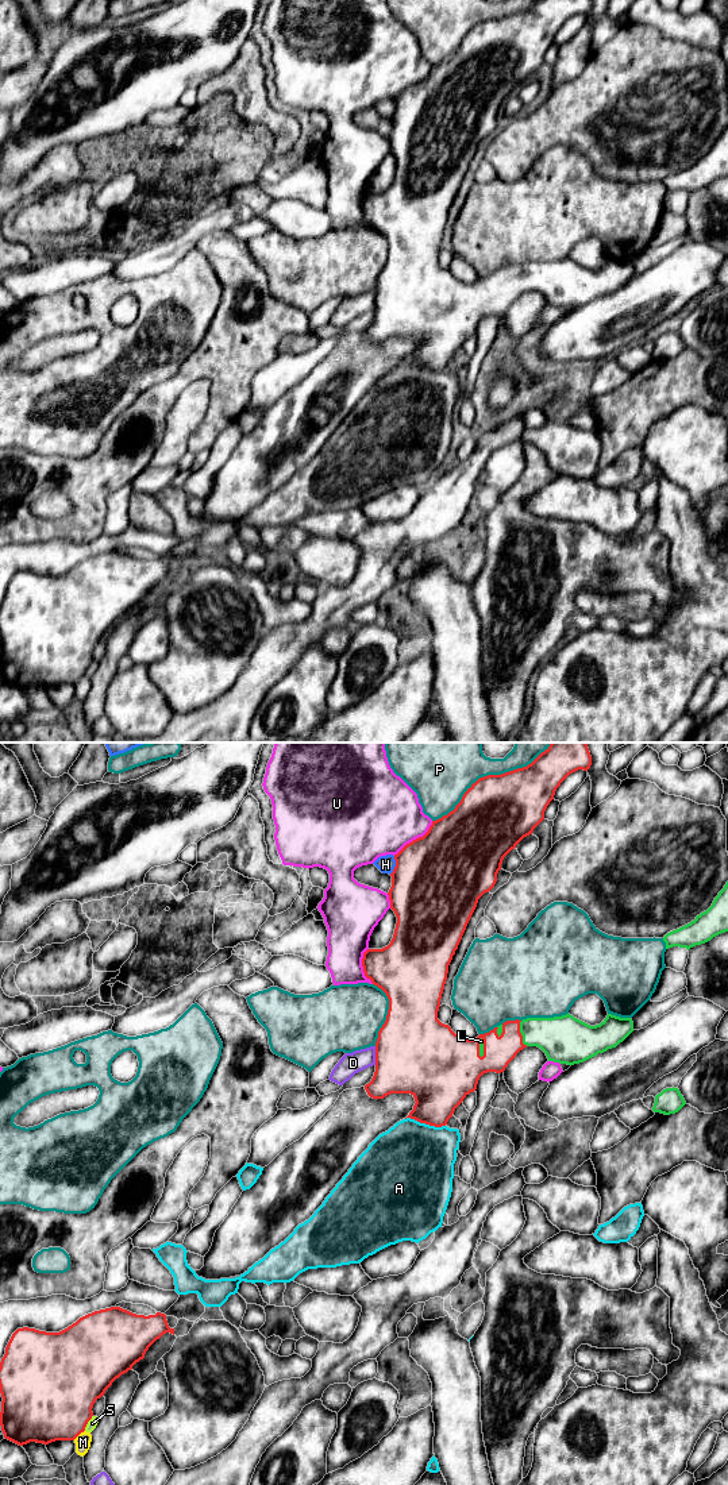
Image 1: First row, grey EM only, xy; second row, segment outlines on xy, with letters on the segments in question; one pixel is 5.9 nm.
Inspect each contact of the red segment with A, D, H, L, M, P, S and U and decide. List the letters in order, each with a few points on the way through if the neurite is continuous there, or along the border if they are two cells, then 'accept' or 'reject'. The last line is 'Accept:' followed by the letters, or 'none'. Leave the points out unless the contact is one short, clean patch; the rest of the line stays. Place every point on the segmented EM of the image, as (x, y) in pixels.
A: reject
D: reject
H: reject
L: across xy (499, 1052), (520, 1034), (551, 1034), (562, 1038) | accept
M: reject
P: reject
S: reject
U: reject
Accept: L

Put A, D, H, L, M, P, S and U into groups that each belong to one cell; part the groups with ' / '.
A / D / H / L / M / P / S / U

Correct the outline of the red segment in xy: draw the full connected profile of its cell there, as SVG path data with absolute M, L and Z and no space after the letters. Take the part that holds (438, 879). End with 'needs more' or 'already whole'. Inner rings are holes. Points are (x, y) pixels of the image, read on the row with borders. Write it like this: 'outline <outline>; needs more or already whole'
outline M551 742L531 764L501 775L479 778L463 794L452 811L432 821L428 832L407 844L394 855L396 867L392 887L388 892L390 909L397 917L393 938L382 949L367 949L362 967L365 976L381 988L389 999L386 1021L378 1031L375 1042L375 1072L365 1085L373 1099L384 1099L390 1094L411 1094L415 1098L413 1110L407 1118L435 1127L446 1126L455 1108L477 1089L479 1077L488 1072L501 1073L516 1054L527 1046L540 1048L548 1061L574 1065L598 1053L616 1048L632 1031L631 1018L608 1014L596 1026L590 1026L570 1014L554 1018L527 1018L506 1021L475 1040L465 1040L455 1034L448 1025L438 1019L440 999L447 980L448 965L458 949L466 926L477 907L478 899L489 892L501 869L504 857L544 819L544 811L554 799L556 788L573 772L588 771L592 756L586 742Z; needs more

